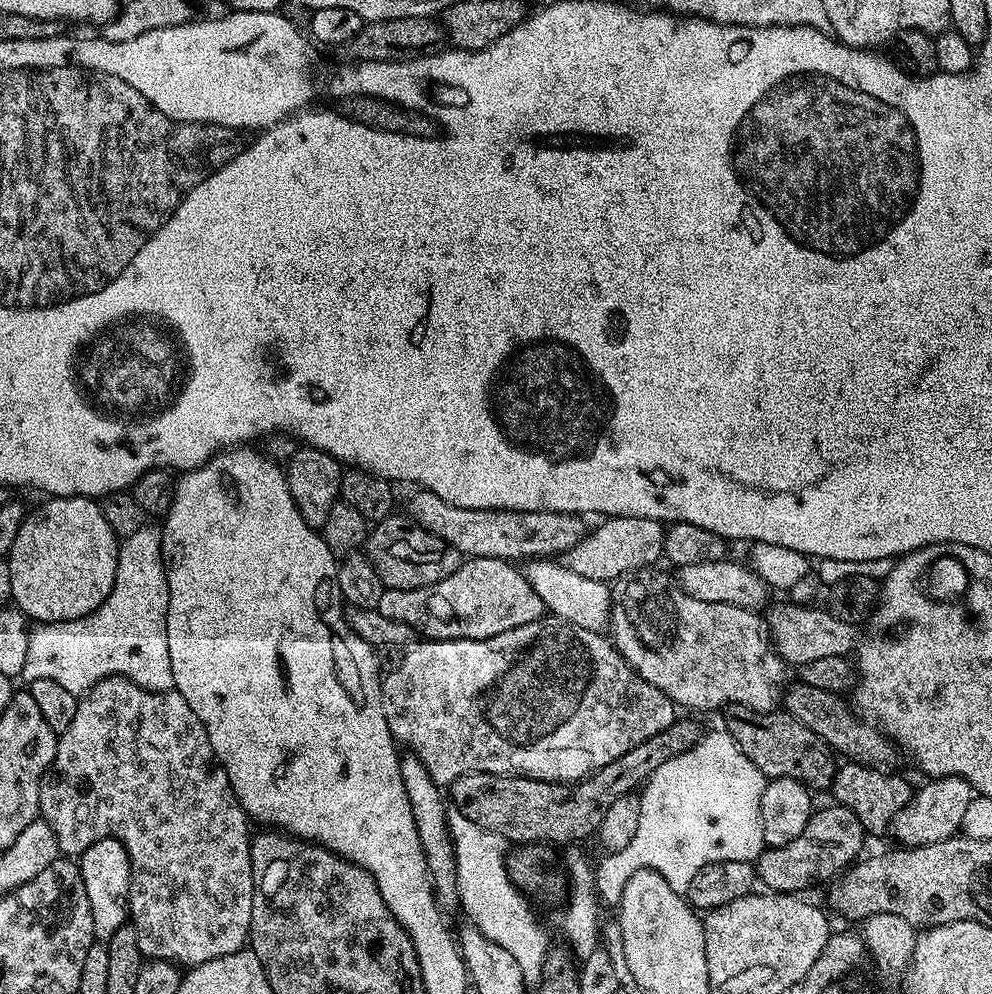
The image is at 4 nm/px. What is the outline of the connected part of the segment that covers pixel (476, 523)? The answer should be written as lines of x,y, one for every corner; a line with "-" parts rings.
416,490
408,500
407,515
430,534
442,538
460,551
461,557
498,558
527,562
537,558
559,558
574,542
586,535
579,515
571,512
531,512
509,508
463,508
454,506
433,492

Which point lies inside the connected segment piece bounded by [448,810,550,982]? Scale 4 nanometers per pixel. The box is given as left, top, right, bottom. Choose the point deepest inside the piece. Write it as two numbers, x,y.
500,911

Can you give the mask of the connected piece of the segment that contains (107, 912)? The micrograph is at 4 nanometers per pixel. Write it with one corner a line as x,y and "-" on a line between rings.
102,836
79,853
78,863
82,882
86,886
86,898
90,898
90,914
94,922
97,941
107,942
123,924
129,923
128,895
132,881
132,867
126,846
114,836

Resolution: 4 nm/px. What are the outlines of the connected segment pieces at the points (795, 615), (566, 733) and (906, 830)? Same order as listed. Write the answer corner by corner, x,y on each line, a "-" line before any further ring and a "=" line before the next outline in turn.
784,604
774,609
766,620
776,652
790,666
799,666
817,658
849,655
855,651
860,638
859,627
842,622
827,609
=
545,618
535,620
526,626
518,626
514,630
506,630
502,634
494,634
485,640
430,640
427,638
413,643
402,658
401,665
387,673
380,681
380,701
382,714
386,714
386,722
397,742
408,740
411,755
416,756
426,766
430,778
441,786
450,786
459,776
471,772
489,772
503,776
529,776
535,780
551,780
558,784
571,784
594,775
602,766
610,766
614,758
622,758
626,750
634,750
646,738
654,738
654,734
662,734
666,726
670,726
678,718
677,705
662,690
655,688
646,678
642,678
622,658
607,635
591,632
582,626
574,626
565,620
=
937,776
929,779
928,784
917,787
912,800
892,820
891,835
896,835
895,843
905,848
917,848
923,844
942,842
957,835
962,826
962,818
970,802
974,799
974,790
970,782
957,776

